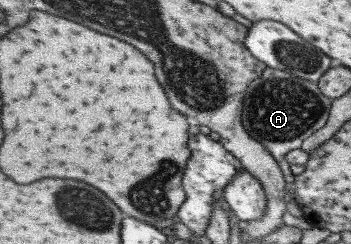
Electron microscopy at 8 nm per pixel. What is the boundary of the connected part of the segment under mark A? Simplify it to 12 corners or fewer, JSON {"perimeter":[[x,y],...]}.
{"perimeter":[[266,67],[249,82],[243,130],[276,160],[325,124],[316,83]]}

